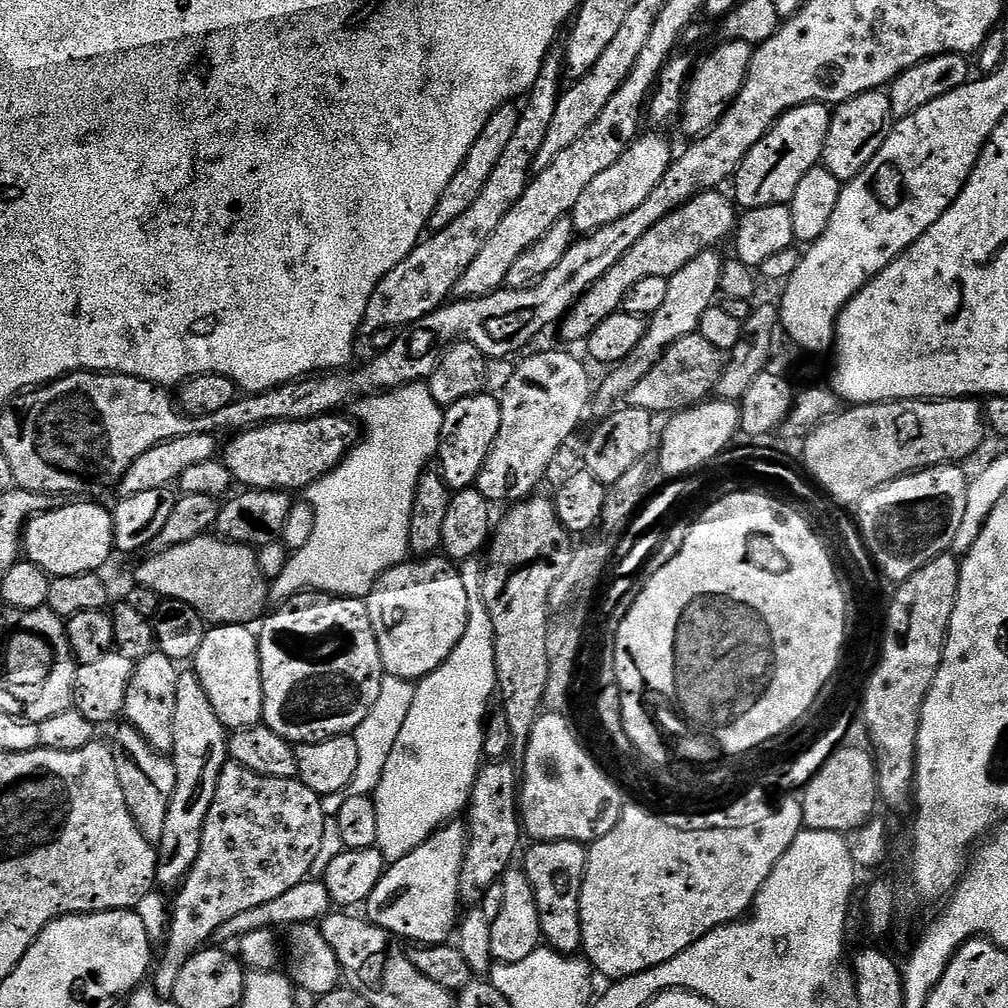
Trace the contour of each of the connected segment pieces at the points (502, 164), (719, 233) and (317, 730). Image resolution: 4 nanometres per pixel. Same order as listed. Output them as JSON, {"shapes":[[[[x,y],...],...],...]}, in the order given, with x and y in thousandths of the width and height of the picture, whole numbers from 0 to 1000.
{"shapes":[[[[549,50],[540,59],[528,90],[523,92],[524,104],[519,104],[514,126],[502,144],[498,157],[494,157],[494,165],[490,165],[490,173],[486,173],[486,181],[478,185],[478,192],[474,192],[470,204],[466,204],[466,208],[462,208],[462,212],[452,216],[446,224],[422,233],[413,246],[403,252],[403,256],[399,256],[399,260],[395,260],[395,264],[391,264],[391,268],[379,276],[379,280],[375,280],[371,292],[367,292],[367,300],[363,300],[359,322],[362,330],[368,331],[380,325],[404,326],[414,321],[420,313],[445,301],[454,284],[454,276],[462,272],[466,260],[470,260],[478,244],[486,240],[486,232],[494,228],[494,220],[506,212],[506,204],[510,204],[510,200],[514,200],[524,187],[524,181],[530,174],[530,157],[542,138],[542,129],[546,129],[550,109],[556,100],[556,82],[562,79],[560,55],[559,51]]],[[[714,188],[693,190],[676,206],[661,212],[653,224],[645,224],[645,228],[625,244],[622,252],[605,264],[605,268],[601,268],[601,272],[597,272],[597,276],[593,276],[593,280],[575,294],[572,302],[567,303],[554,322],[557,335],[563,341],[582,338],[583,333],[589,331],[601,315],[605,315],[605,312],[618,307],[621,292],[631,281],[637,280],[637,276],[663,276],[673,272],[681,260],[692,256],[692,252],[703,249],[707,244],[714,244],[710,242],[716,241],[721,234],[723,237],[730,229],[732,206],[725,193],[717,194],[716,191]]],[[[303,585],[295,587],[275,603],[278,604],[271,611],[261,612],[259,623],[256,623],[262,682],[261,717],[291,740],[352,727],[383,681],[379,649],[375,645],[375,633],[367,617],[364,598],[352,591]]]]}

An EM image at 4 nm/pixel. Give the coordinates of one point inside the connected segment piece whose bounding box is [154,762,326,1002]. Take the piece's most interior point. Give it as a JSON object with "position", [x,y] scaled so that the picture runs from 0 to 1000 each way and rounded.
{"position":[260,830]}

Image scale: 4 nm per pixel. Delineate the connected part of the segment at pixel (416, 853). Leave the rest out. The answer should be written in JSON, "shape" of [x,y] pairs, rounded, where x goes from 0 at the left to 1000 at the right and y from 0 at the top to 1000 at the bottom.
{"shape":[[[456,815],[441,817],[427,832],[419,835],[419,839],[415,839],[410,845],[403,847],[403,851],[388,854],[384,858],[381,869],[375,875],[375,879],[371,879],[371,883],[363,895],[364,912],[398,934],[410,933],[411,936],[417,937],[413,938],[443,937],[449,932],[454,921],[454,910],[458,905],[456,873],[460,869],[460,852],[464,849],[466,832],[465,822],[459,816],[457,817]]]}

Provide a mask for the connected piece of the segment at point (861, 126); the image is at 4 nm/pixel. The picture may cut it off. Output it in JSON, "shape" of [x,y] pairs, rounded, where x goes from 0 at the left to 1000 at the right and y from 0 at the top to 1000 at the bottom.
{"shape":[[[877,89],[856,91],[828,104],[823,129],[817,142],[815,166],[823,169],[823,173],[827,173],[827,177],[834,181],[851,177],[851,173],[855,173],[855,169],[865,160],[867,153],[875,149],[879,137],[883,137],[889,118],[887,105],[883,105],[883,97]]]}

